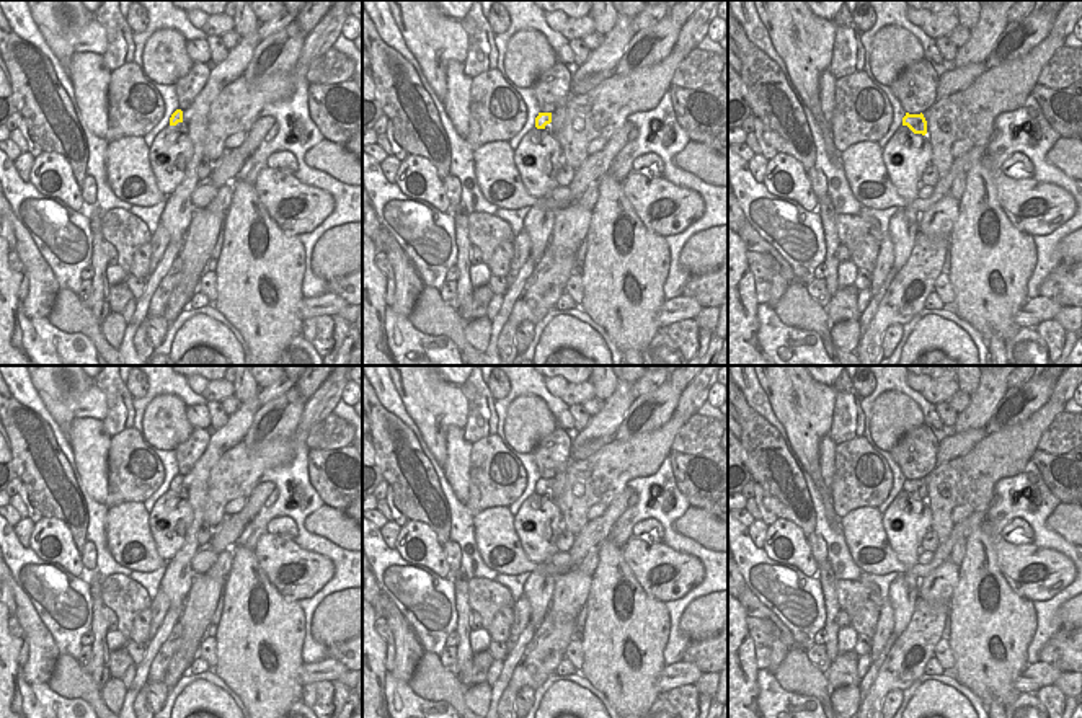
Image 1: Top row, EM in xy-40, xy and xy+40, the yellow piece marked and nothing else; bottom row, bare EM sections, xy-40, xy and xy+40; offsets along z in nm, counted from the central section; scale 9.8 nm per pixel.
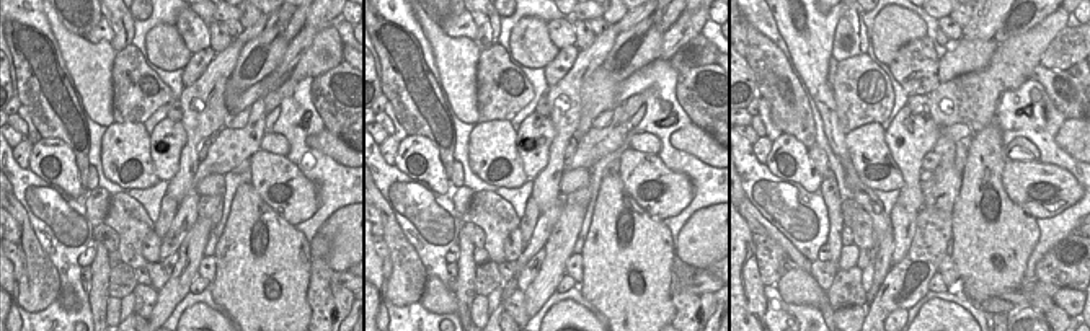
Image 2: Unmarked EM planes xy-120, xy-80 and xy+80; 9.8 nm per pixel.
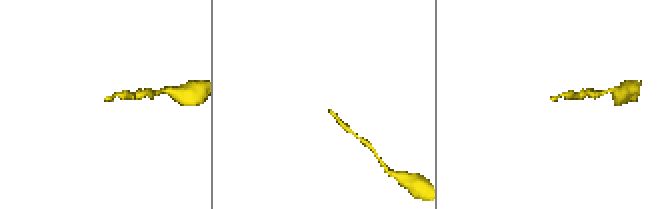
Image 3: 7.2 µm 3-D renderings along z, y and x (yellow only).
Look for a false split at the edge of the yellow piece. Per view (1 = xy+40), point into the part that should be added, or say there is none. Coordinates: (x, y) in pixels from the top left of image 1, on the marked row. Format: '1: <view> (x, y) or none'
1: none

